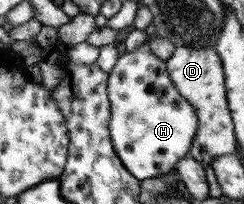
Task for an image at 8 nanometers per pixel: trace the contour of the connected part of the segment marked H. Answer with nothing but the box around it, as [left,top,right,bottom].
[109,30,196,180]

